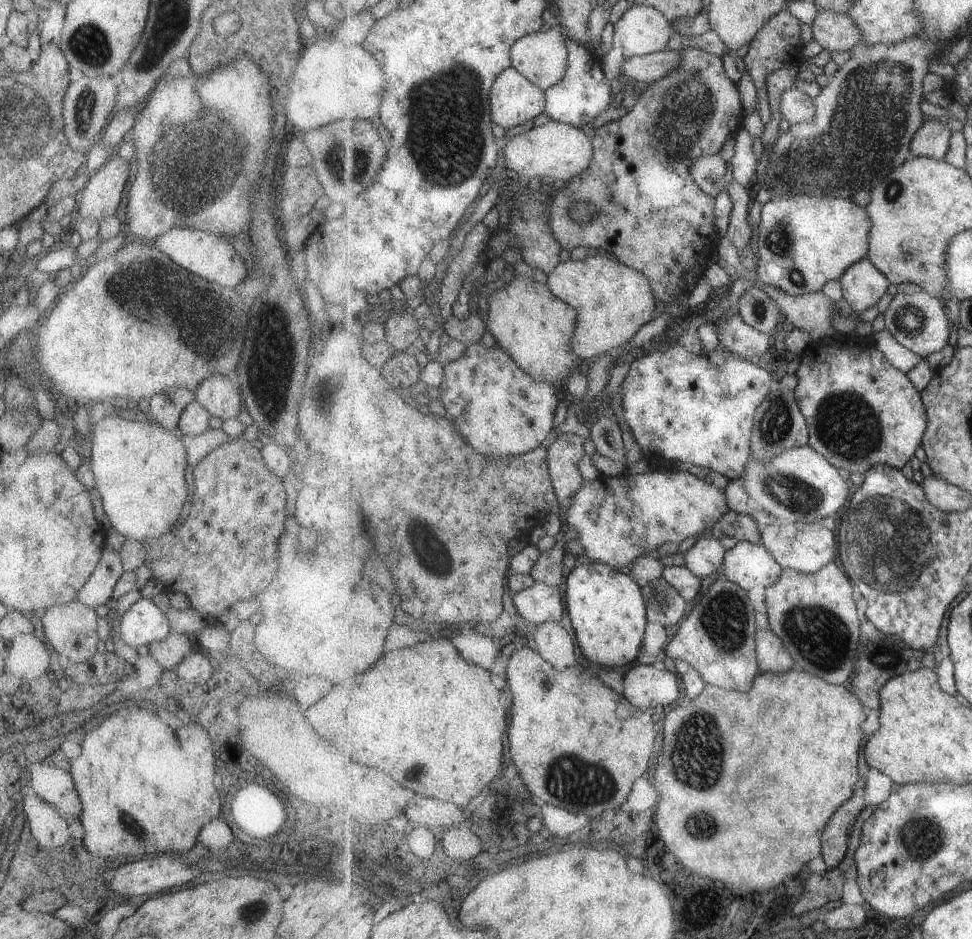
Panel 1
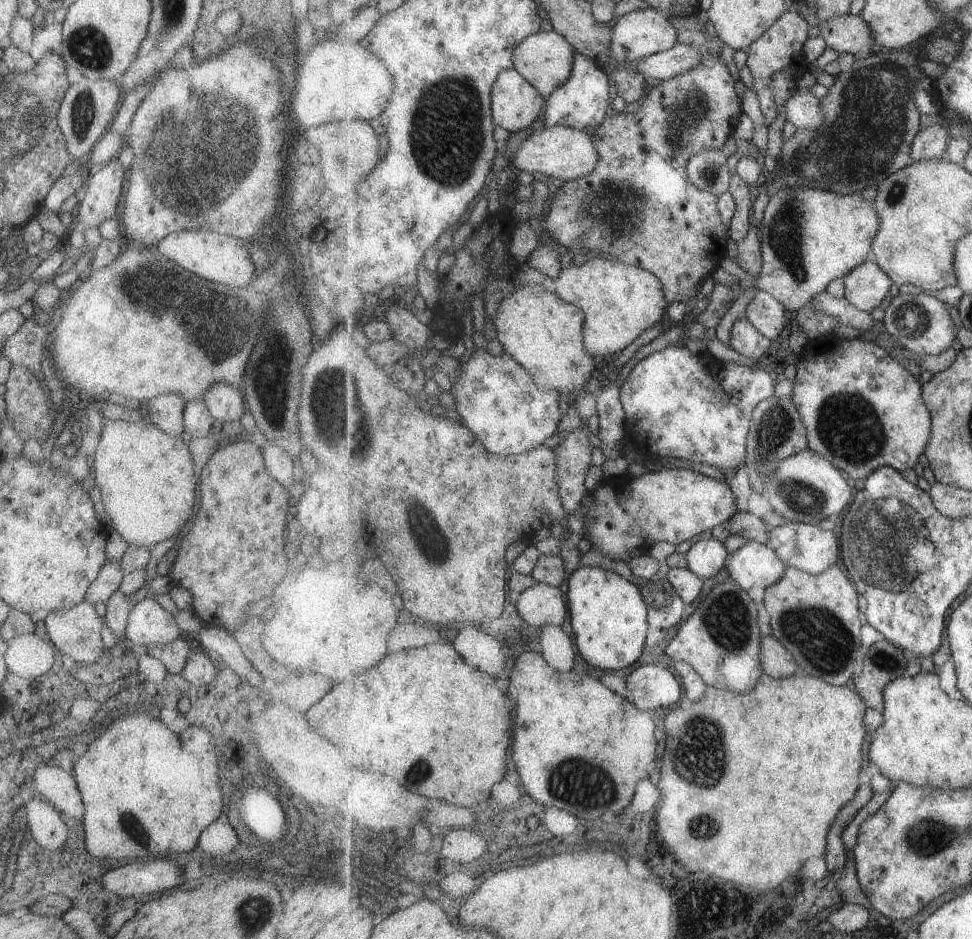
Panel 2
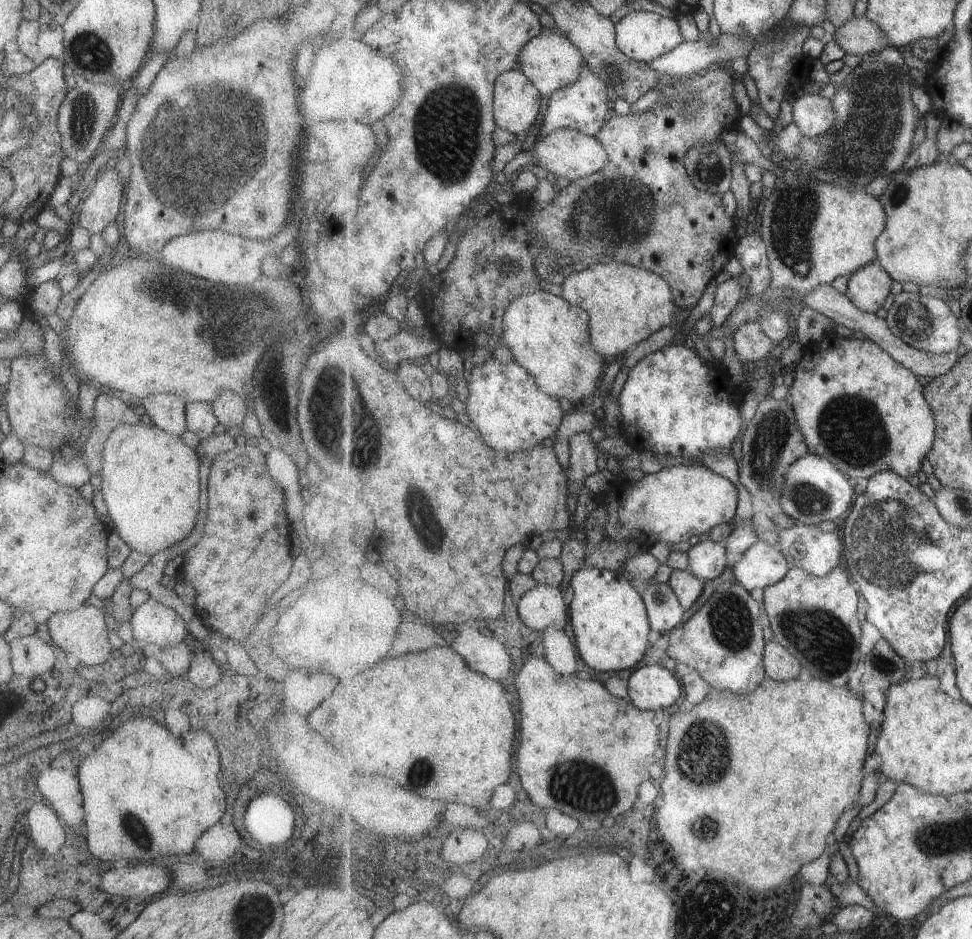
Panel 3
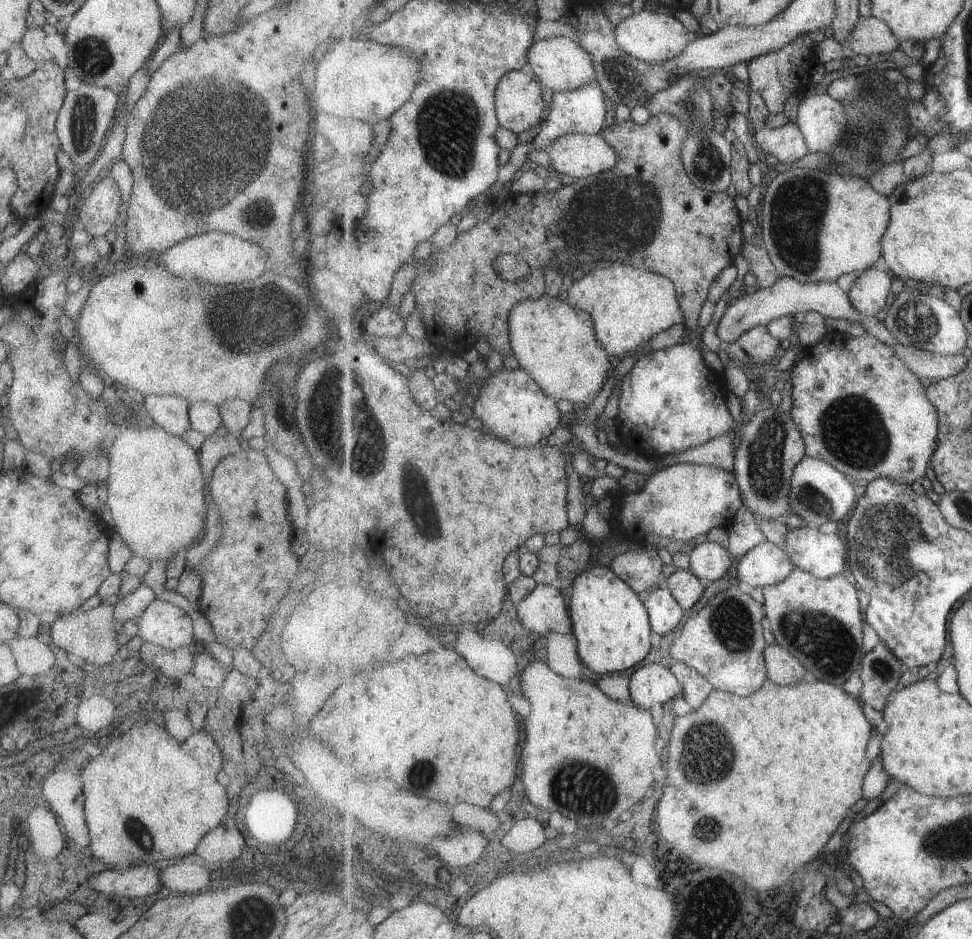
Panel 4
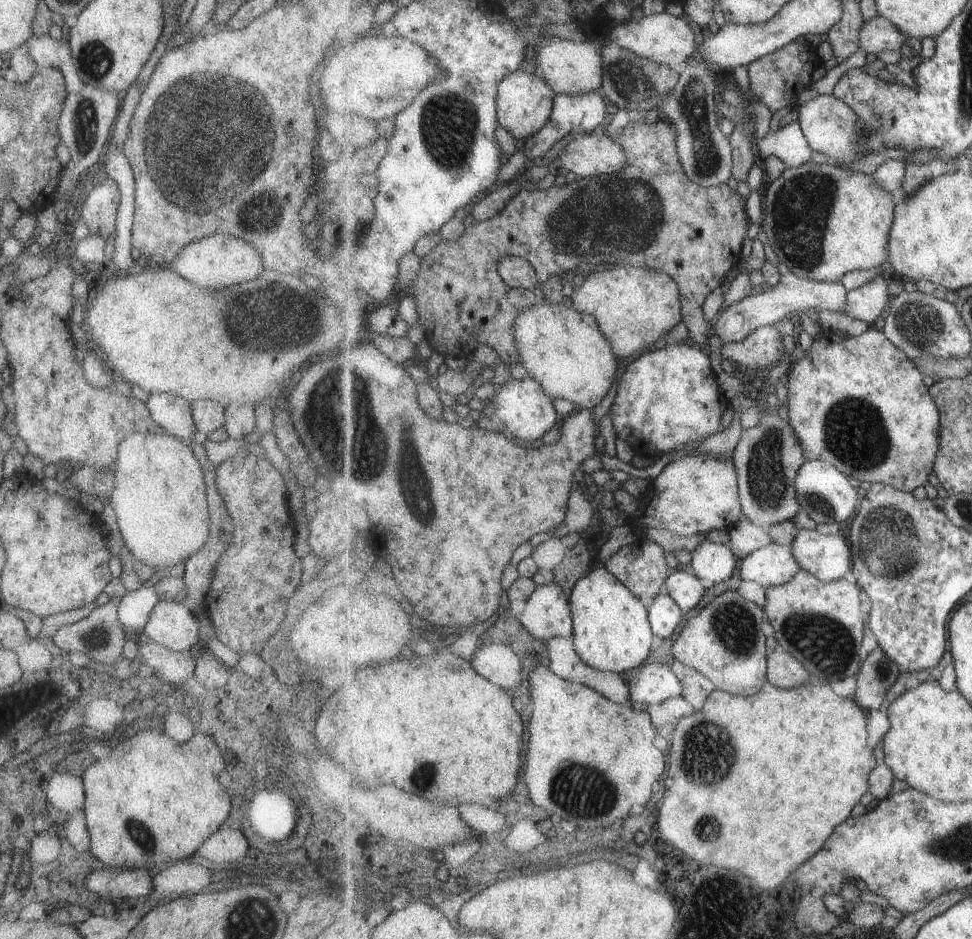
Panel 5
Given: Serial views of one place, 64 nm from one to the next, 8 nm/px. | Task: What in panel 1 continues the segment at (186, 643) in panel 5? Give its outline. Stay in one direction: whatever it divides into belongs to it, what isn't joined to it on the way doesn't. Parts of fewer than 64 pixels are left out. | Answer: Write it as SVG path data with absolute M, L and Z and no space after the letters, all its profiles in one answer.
M137 599L121 615L119 638L127 646L136 649L167 638L173 632L169 621L151 599Z

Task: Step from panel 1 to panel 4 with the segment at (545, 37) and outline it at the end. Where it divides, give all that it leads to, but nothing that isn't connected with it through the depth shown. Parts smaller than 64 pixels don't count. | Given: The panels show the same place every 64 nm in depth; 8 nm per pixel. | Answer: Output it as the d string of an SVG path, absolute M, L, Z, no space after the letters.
M553 36L533 43L529 49L528 63L539 84L553 93L579 90L587 82L598 80L595 58L581 44L566 37Z

